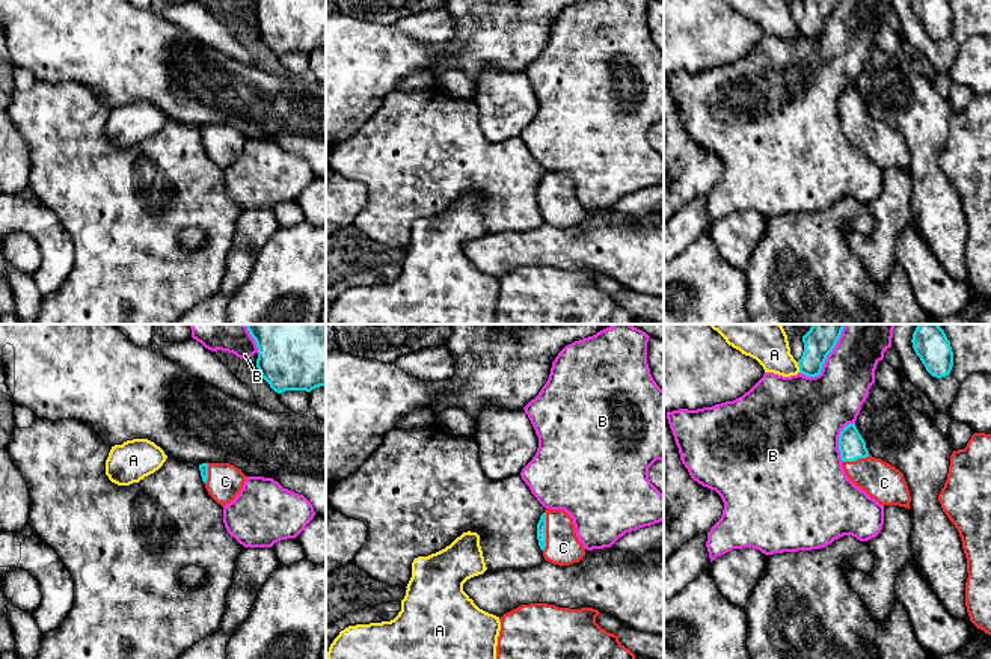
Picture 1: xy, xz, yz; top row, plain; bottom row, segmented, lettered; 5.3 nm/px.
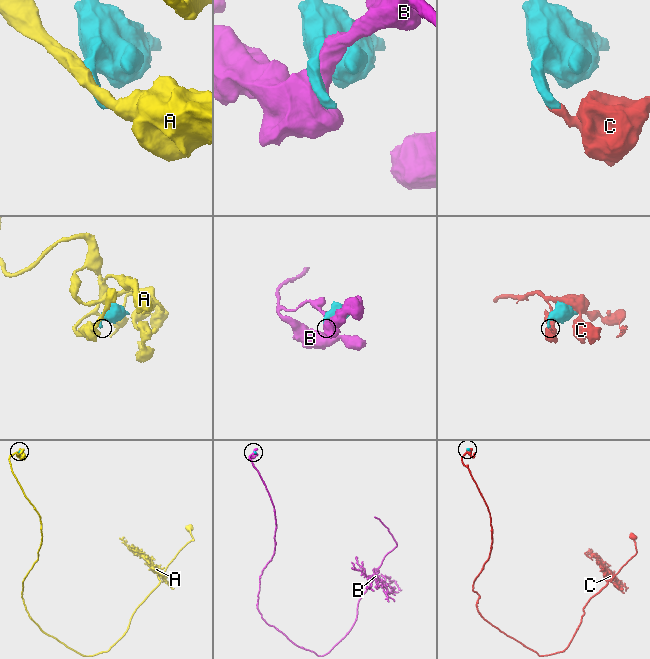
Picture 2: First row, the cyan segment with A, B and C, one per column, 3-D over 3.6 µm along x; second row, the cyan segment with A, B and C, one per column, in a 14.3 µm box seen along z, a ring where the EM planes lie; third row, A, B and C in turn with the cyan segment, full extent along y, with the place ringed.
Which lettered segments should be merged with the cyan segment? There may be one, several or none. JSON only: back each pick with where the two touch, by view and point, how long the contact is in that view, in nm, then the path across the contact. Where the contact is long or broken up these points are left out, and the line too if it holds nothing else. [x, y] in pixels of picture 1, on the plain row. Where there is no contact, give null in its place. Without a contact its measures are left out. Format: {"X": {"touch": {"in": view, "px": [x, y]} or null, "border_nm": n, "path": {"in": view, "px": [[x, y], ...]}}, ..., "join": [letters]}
{"C": {"touch": {"in": "xz", "px": [545, 193]}, "border_nm": 220, "path": {"in": "xz", "px": [[542, 186], [545, 193], [563, 210]]}}, "join": ["C"]}

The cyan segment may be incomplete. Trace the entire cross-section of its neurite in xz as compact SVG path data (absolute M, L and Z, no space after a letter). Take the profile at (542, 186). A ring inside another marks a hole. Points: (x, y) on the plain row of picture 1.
M545 172L537 185L537 202L545 222L552 226L570 228L585 219L573 181L564 172Z

